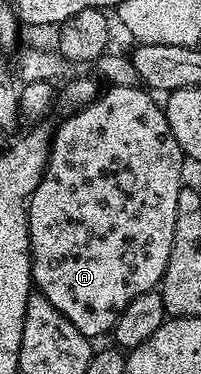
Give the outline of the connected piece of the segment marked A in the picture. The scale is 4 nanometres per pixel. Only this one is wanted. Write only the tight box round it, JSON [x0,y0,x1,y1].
[27,85,185,340]

